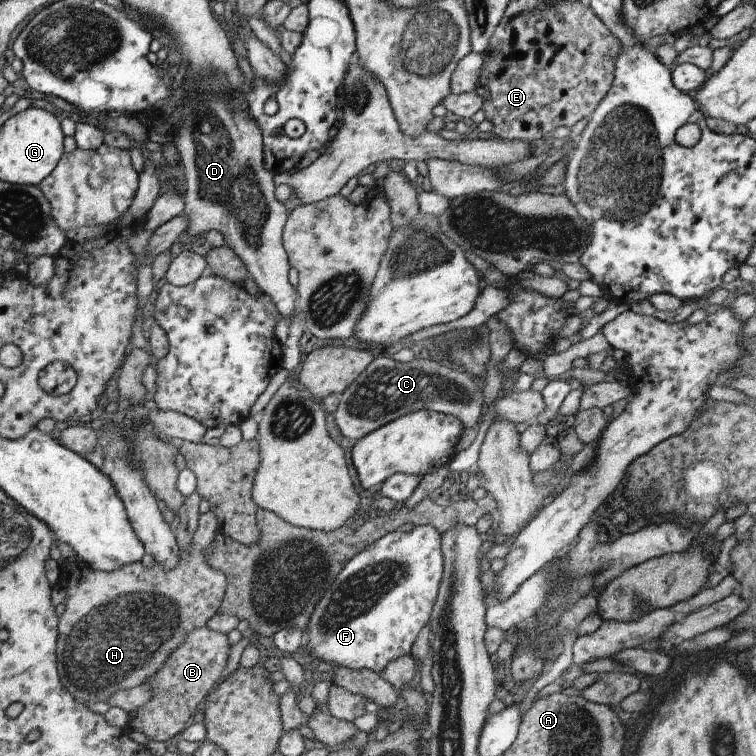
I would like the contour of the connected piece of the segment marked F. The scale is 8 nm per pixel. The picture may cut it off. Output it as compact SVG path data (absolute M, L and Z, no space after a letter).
M416 525L410 532L396 529L385 534L351 558L334 578L308 620L306 632L303 632L303 649L330 667L372 670L379 675L388 662L400 656L412 656L412 646L432 616L443 574L442 536L436 528Z

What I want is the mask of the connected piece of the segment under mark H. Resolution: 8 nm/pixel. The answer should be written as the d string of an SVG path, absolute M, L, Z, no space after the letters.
M210 510L199 516L190 548L179 550L178 564L170 570L166 570L158 562L152 568L147 568L141 561L126 564L110 572L90 570L86 562L78 560L72 546L55 540L56 548L61 553L57 563L63 572L58 584L66 590L64 614L58 623L58 674L63 679L66 690L76 700L92 704L106 702L114 692L148 683L192 630L207 627L207 622L220 613L228 582L222 570L210 568L210 564L206 562L206 550L214 544L218 530L217 514Z

